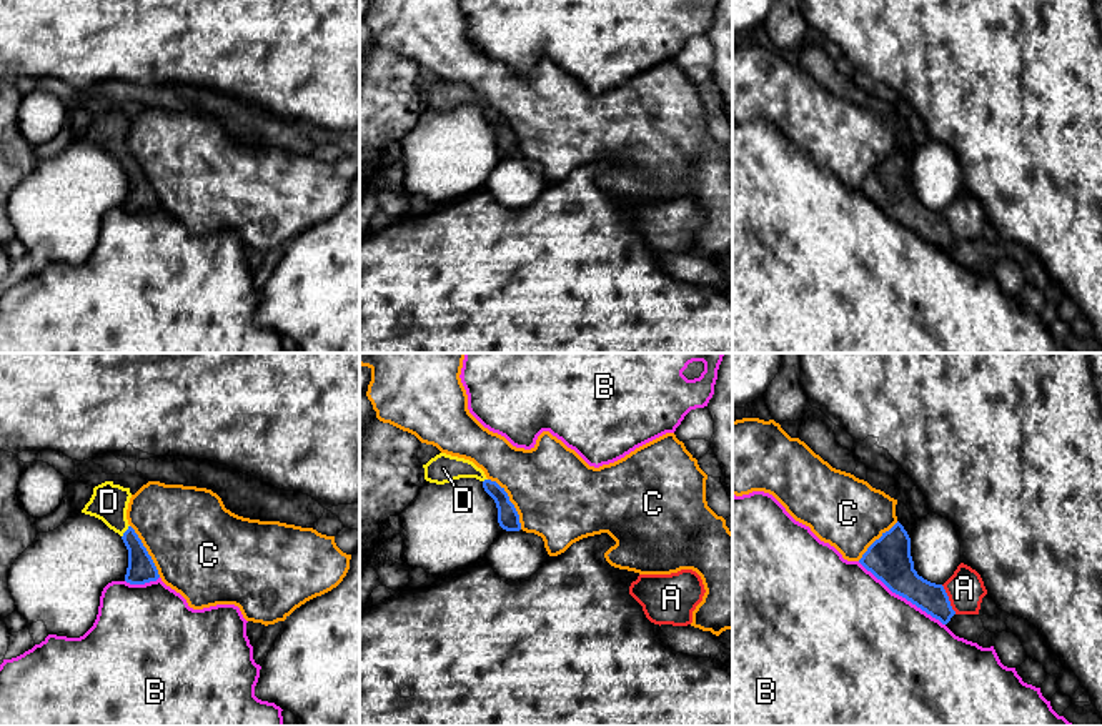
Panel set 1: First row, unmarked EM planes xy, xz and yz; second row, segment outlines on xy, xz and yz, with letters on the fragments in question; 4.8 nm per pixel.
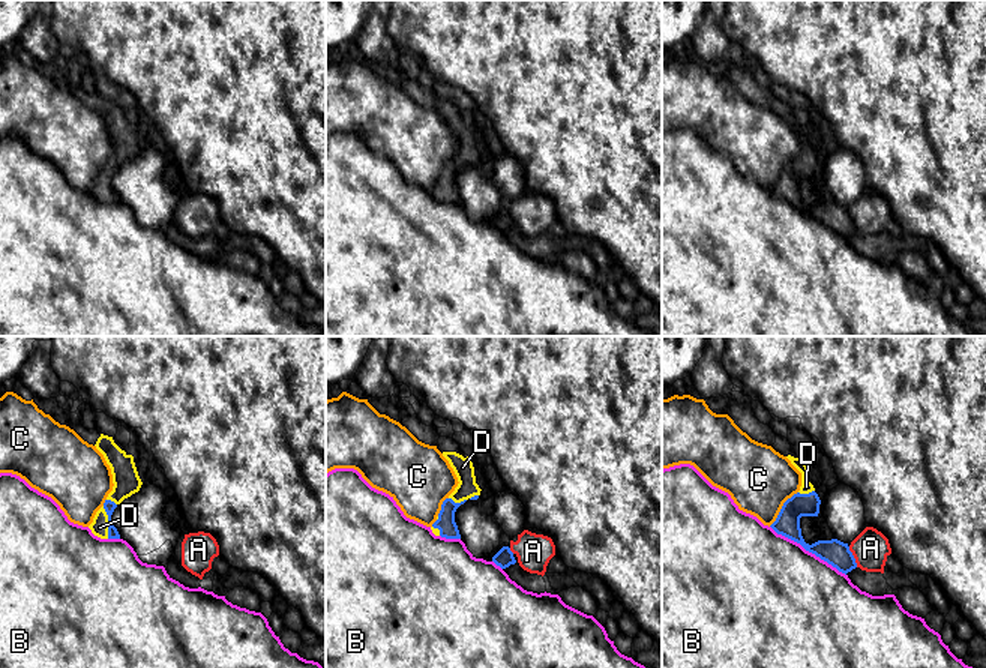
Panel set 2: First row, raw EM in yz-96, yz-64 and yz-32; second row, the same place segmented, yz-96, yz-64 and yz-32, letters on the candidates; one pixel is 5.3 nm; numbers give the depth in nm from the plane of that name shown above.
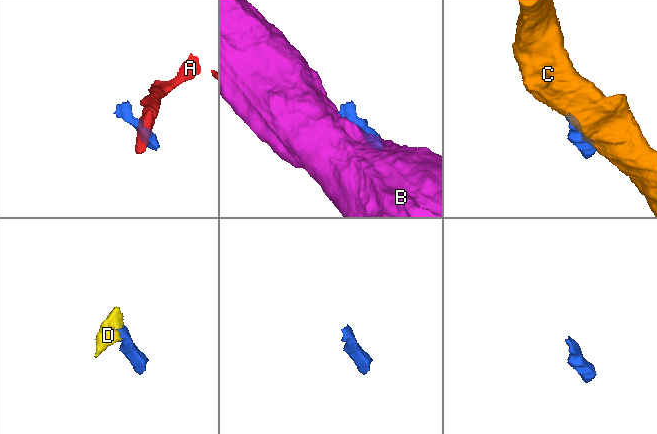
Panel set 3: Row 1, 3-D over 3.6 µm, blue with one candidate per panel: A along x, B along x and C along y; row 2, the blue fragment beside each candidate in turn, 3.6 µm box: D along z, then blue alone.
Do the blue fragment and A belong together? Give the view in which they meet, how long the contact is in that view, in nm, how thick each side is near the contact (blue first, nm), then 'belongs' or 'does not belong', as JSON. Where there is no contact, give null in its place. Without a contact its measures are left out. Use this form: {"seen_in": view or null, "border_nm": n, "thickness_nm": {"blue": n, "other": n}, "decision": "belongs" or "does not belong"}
{"seen_in": "yz", "border_nm": 160, "thickness_nm": {"blue": 160, "other": 180}, "decision": "does not belong"}

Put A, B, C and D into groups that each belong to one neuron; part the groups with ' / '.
A / B / C / D

